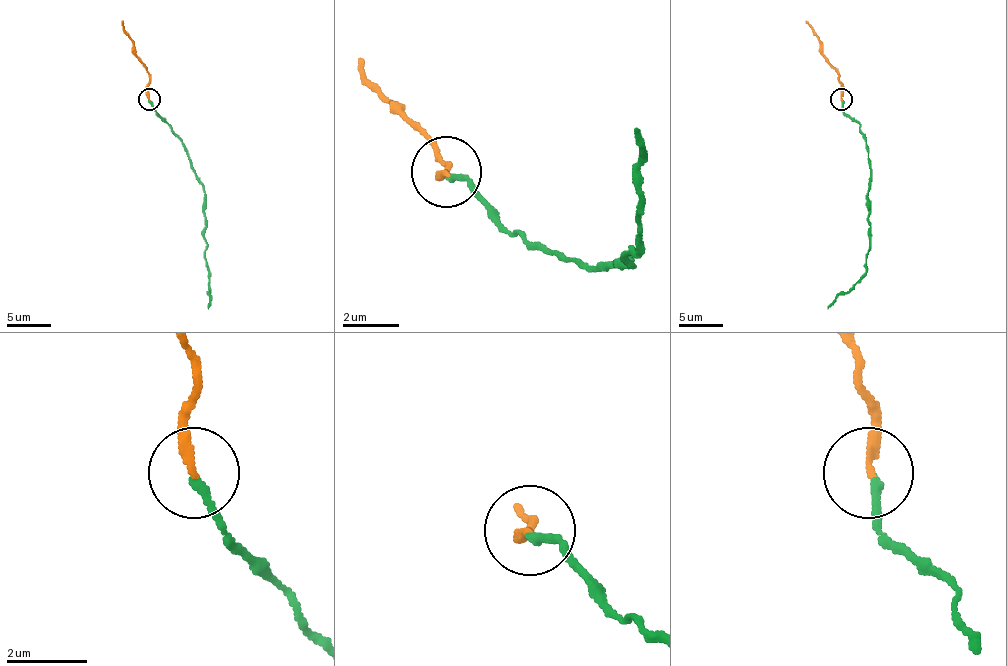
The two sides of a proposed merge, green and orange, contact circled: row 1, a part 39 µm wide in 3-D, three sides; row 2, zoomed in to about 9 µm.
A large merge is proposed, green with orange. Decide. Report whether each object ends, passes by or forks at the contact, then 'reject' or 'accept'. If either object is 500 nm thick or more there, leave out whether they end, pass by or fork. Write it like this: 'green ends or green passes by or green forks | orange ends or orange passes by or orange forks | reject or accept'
green ends | orange ends | reject

